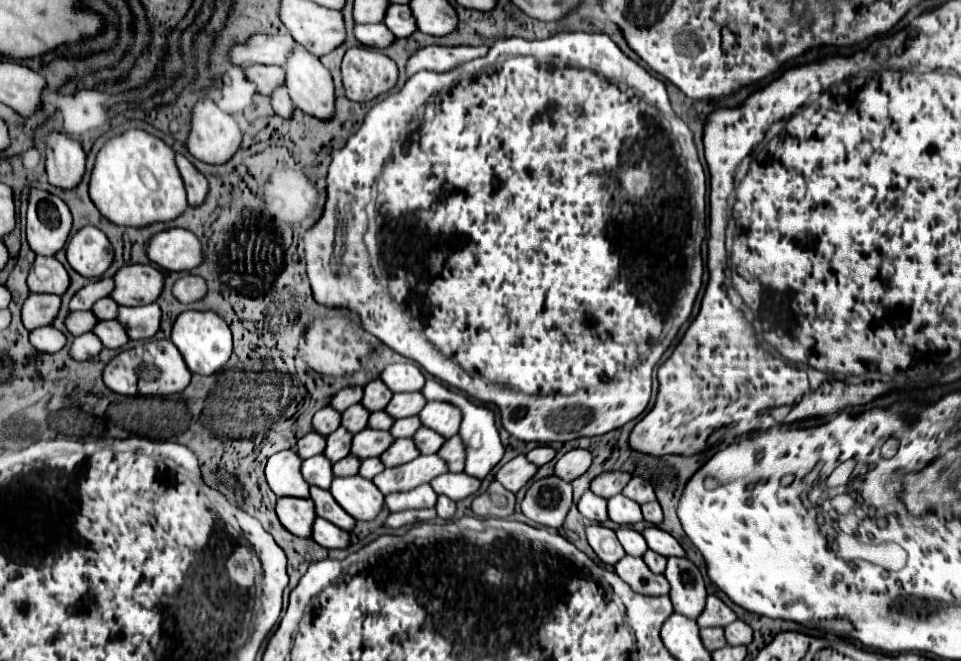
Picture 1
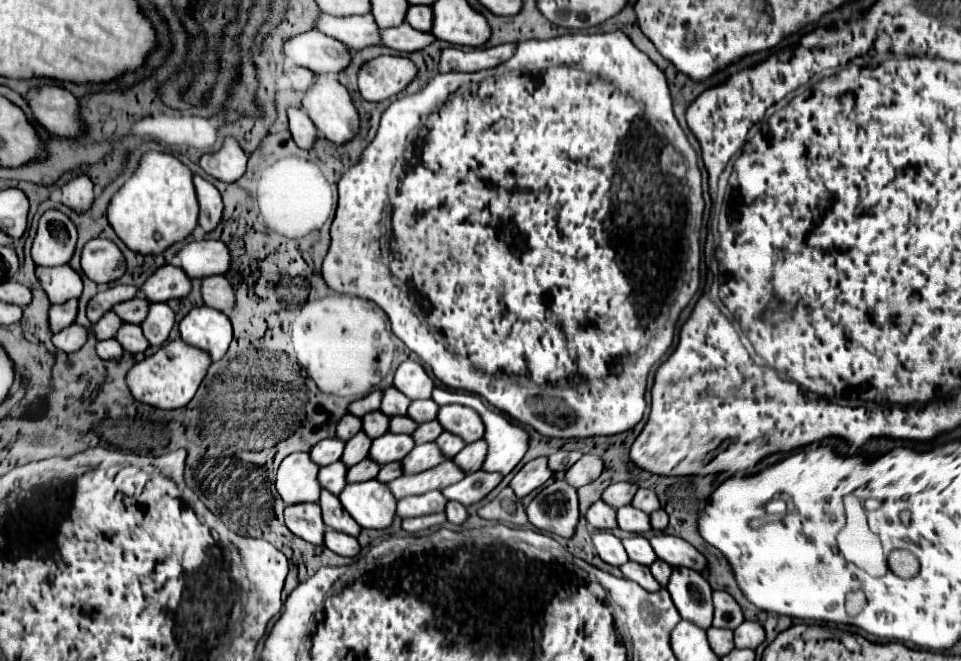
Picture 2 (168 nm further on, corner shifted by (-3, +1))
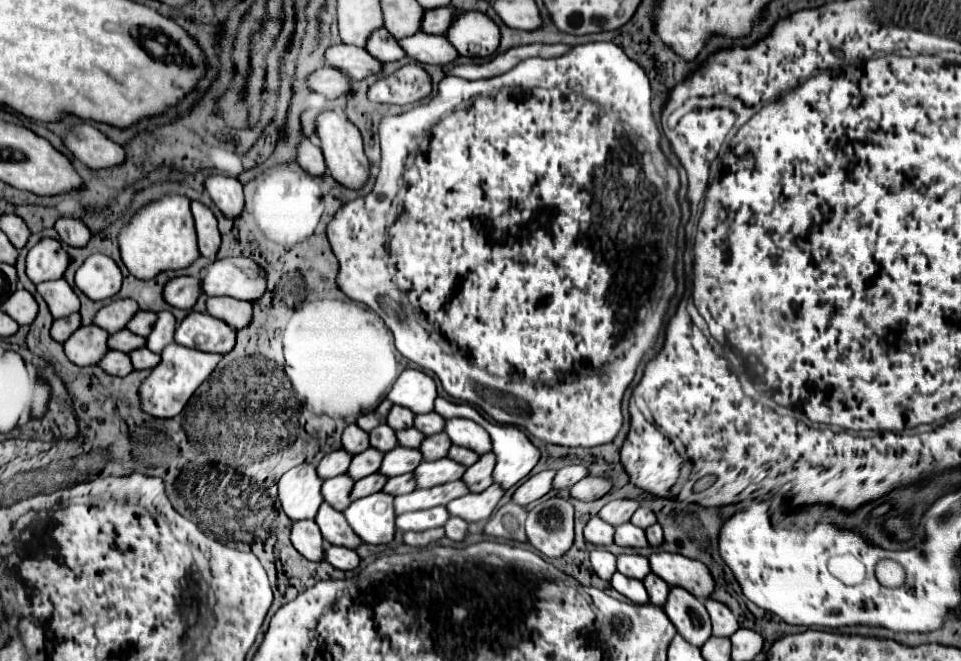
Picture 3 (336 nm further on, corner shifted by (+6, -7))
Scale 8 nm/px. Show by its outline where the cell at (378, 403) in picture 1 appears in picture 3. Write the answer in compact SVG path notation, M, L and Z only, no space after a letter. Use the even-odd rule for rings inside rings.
M393 405L393 409L389 411L389 417L387 417L387 425L395 431L413 427L413 421L415 421L415 413L401 405Z

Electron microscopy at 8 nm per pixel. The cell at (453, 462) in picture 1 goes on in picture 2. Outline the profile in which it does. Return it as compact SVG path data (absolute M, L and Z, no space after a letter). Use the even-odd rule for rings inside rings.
M478 439L474 443L468 443L452 461L464 471L464 473L474 473L482 467L482 461L486 457L486 441Z

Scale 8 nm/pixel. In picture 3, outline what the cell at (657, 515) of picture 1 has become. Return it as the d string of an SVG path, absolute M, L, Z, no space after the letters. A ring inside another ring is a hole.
M651 525L645 533L647 533L647 539L649 539L649 545L651 545L651 547L659 547L659 545L663 543L661 525Z

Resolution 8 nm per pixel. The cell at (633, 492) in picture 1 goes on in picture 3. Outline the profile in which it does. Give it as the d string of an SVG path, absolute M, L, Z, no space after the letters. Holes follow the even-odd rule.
M639 507L637 513L631 517L631 523L637 525L637 527L641 527L641 529L647 529L647 527L655 525L657 519L655 519L655 513L653 513L651 509L647 509L647 507Z

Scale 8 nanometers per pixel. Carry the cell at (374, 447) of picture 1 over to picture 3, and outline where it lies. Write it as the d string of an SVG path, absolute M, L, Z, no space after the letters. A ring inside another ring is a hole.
M399 445L393 451L385 453L379 473L387 475L387 477L397 477L403 473L411 473L421 461L423 461L423 457L421 457L419 449L409 449L409 447Z

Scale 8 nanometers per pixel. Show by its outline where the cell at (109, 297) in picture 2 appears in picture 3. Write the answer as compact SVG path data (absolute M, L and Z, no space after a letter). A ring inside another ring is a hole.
M117 299L109 305L105 305L97 317L95 317L95 325L99 325L101 329L107 329L111 335L125 329L127 323L133 319L133 315L139 311L137 301L133 299Z

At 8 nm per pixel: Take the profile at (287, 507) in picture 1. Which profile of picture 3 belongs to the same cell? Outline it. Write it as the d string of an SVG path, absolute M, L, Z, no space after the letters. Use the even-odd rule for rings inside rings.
M315 521L293 523L291 543L309 561L323 561L323 557L325 557L323 537L321 537L321 531L317 529Z

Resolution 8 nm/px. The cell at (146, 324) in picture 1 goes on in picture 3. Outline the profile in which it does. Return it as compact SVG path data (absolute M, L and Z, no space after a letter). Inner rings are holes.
M161 311L157 325L153 327L153 333L147 337L147 349L151 349L153 353L161 353L169 343L173 343L173 335L175 335L175 317L171 311Z

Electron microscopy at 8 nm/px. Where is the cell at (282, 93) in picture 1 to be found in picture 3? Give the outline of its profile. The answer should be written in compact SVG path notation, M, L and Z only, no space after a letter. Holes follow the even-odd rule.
M303 137L299 151L297 151L297 163L309 173L309 175L327 175L327 165L323 159L323 153L319 147L315 147L307 137Z

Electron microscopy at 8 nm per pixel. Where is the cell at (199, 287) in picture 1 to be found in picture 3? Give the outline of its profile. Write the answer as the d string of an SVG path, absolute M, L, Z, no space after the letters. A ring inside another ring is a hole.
M209 297L207 311L229 323L233 329L245 329L253 319L253 305L233 297Z

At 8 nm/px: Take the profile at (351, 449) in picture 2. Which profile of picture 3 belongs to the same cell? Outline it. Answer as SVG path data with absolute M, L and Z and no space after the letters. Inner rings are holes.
M369 447L367 451L359 453L353 457L351 461L351 467L349 467L349 475L357 481L361 477L367 477L369 473L377 473L379 471L379 465L381 465L381 451Z

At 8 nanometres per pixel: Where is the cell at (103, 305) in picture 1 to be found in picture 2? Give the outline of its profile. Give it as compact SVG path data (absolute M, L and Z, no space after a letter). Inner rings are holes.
M134 297L134 299L130 299L130 301L118 303L112 311L114 311L124 323L140 325L140 323L146 319L148 305L150 305L150 303L148 303L144 297Z

